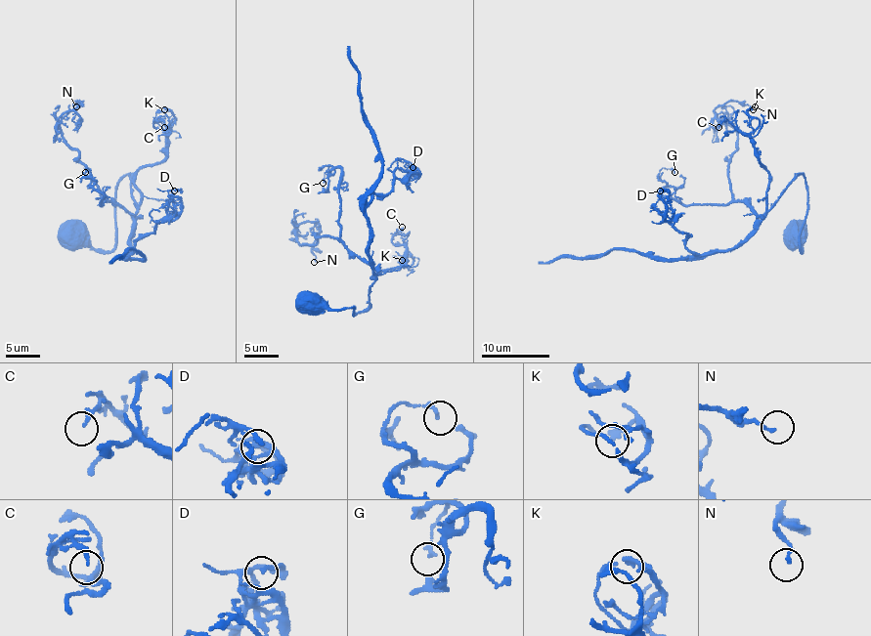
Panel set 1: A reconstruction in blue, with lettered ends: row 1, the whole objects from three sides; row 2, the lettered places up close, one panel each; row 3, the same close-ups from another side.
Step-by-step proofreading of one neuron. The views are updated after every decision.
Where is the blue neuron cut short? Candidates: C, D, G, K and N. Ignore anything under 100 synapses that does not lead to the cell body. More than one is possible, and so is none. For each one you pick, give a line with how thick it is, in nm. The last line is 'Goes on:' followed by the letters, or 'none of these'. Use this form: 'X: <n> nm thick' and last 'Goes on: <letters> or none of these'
Goes on: none of these

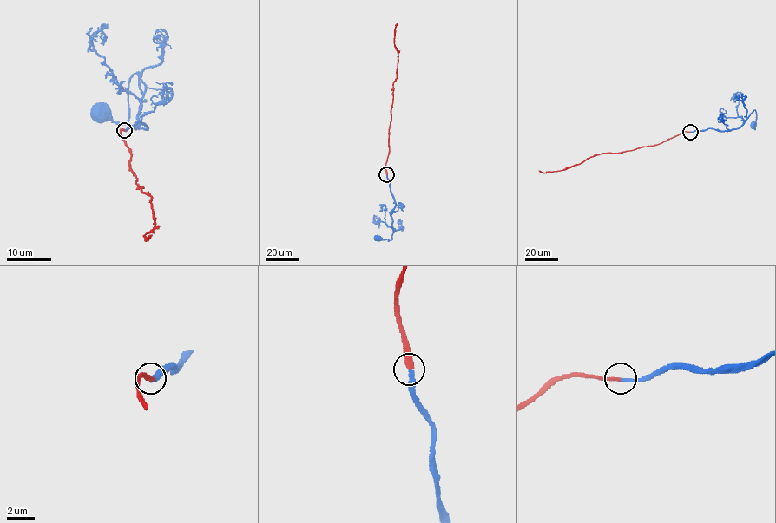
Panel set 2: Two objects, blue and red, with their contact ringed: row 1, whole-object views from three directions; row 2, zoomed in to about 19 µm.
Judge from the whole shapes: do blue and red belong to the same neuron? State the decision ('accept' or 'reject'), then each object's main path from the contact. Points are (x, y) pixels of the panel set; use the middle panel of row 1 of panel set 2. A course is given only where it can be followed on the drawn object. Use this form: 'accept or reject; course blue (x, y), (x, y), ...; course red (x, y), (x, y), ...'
accept; course blue (387, 174), (395, 203), (391, 213), (393, 232), (389, 240), (377, 238); course red (387, 174), (385, 164), (398, 59), (394, 42), (397, 23)

